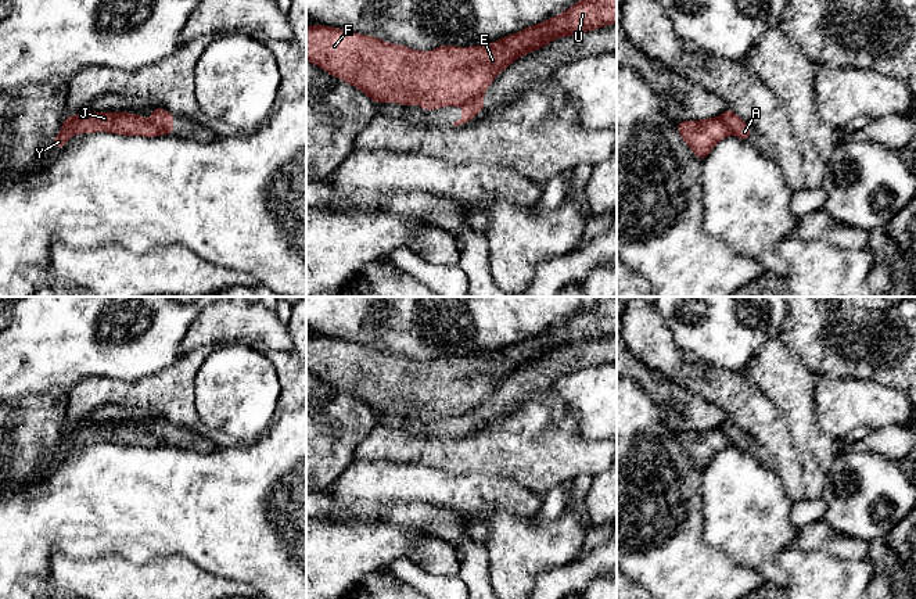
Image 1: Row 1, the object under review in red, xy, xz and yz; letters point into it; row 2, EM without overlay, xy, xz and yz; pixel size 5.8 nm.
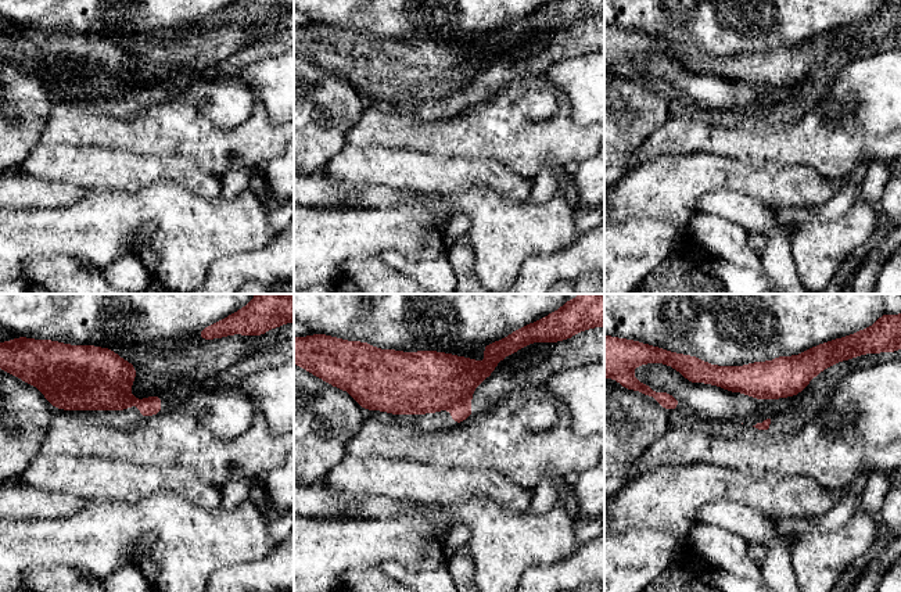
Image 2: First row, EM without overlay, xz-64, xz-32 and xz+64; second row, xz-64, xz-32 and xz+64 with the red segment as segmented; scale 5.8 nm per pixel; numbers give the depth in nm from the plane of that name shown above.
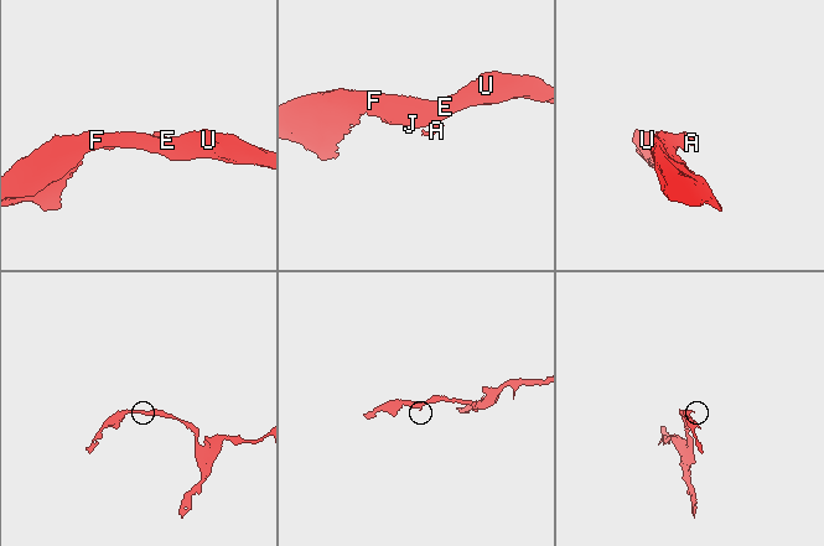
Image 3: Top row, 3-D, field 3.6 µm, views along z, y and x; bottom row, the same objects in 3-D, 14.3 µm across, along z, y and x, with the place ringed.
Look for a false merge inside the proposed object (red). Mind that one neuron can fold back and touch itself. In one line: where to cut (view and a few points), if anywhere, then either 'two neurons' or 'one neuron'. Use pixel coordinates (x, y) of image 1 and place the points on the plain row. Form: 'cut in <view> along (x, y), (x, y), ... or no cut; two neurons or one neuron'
cut in xz along (482, 402), (470, 408), (462, 416); two neurons

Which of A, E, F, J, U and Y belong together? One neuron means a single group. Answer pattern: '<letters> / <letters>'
A / E F J U Y

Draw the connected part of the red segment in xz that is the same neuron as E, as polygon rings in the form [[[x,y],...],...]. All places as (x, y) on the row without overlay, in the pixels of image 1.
[[[596,297],[593,308],[581,308],[576,315],[557,327],[502,348],[492,355],[473,358],[441,356],[424,363],[340,338],[306,337],[306,370],[330,385],[353,395],[374,413],[420,415],[424,422],[431,422],[439,417],[463,416],[484,403],[496,385],[513,372],[554,349],[610,334],[617,334],[617,297]]]

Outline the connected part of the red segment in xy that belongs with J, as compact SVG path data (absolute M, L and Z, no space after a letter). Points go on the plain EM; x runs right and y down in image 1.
M90 423L67 427L60 445L54 449L51 459L61 459L68 449L78 444L111 442L126 446L155 448L165 445L154 433L137 424L125 423Z

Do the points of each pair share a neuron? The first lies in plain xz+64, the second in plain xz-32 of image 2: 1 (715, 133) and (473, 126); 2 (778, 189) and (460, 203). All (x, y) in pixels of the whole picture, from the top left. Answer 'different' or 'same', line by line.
1: same
2: different

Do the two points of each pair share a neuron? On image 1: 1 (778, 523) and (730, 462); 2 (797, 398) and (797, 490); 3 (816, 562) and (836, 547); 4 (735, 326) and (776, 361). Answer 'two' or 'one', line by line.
1: one
2: two
3: two
4: two

